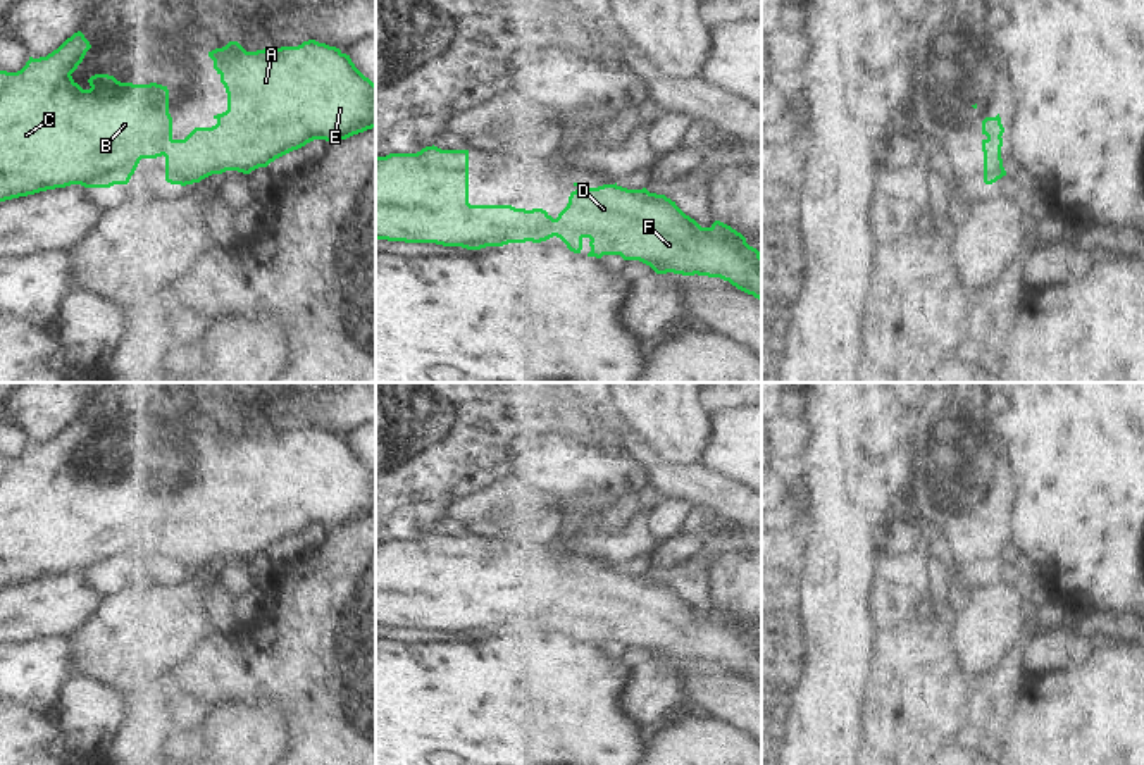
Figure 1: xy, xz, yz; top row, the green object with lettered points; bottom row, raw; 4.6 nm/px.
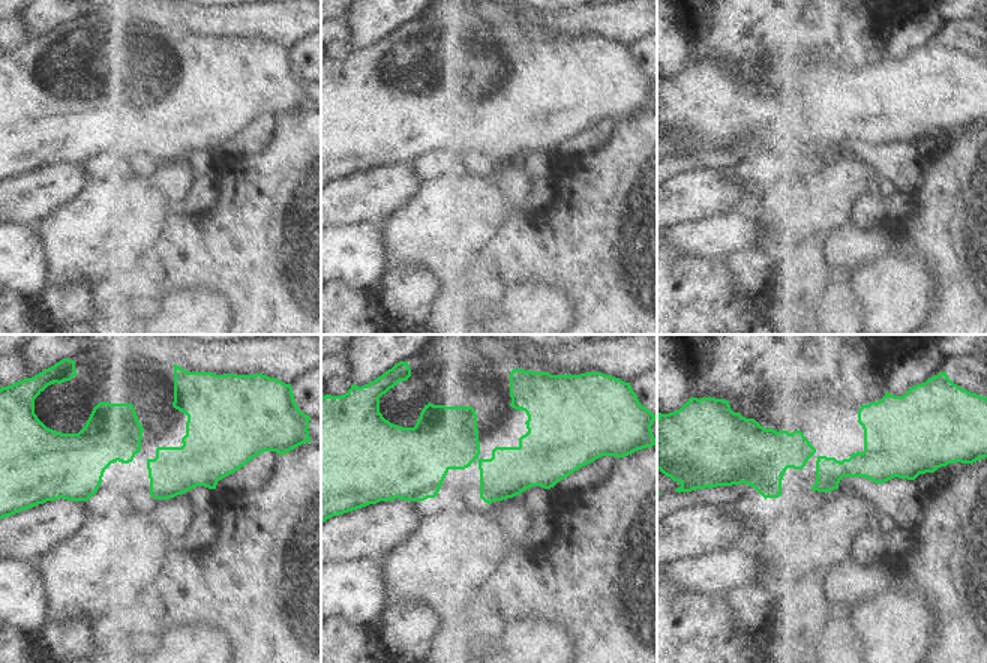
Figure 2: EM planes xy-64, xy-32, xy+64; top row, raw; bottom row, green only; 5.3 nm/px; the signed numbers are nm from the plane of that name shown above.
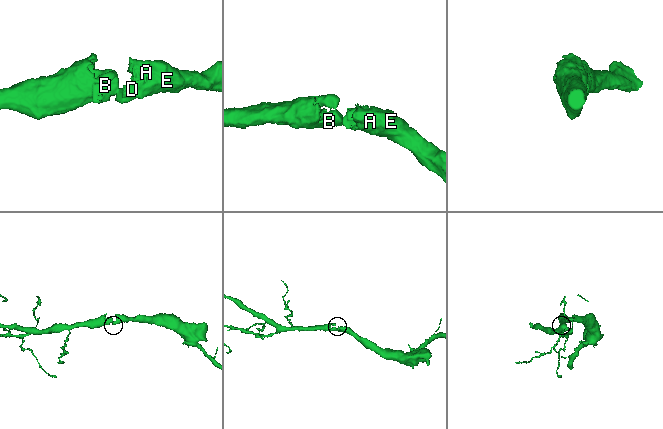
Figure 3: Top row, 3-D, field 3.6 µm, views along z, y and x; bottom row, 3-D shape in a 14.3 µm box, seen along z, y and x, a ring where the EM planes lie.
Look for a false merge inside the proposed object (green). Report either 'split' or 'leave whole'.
leave whole

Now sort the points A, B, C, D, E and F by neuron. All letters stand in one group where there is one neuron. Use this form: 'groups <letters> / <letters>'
groups A B C D E F

